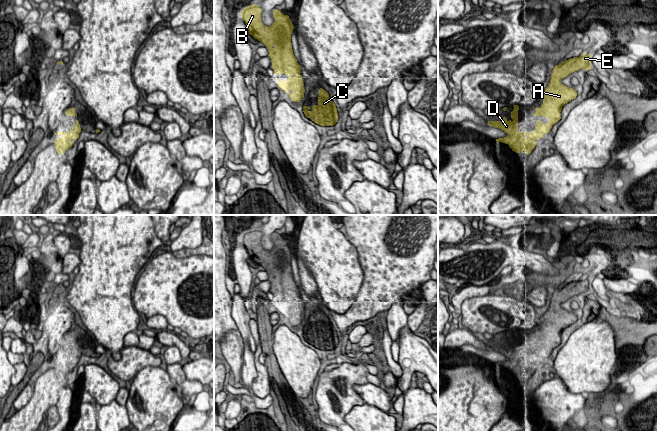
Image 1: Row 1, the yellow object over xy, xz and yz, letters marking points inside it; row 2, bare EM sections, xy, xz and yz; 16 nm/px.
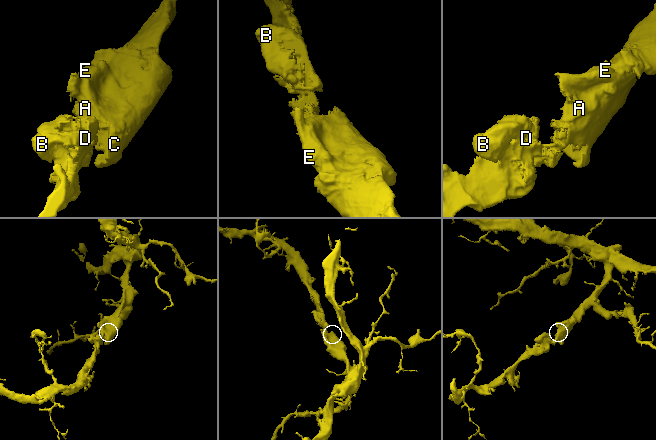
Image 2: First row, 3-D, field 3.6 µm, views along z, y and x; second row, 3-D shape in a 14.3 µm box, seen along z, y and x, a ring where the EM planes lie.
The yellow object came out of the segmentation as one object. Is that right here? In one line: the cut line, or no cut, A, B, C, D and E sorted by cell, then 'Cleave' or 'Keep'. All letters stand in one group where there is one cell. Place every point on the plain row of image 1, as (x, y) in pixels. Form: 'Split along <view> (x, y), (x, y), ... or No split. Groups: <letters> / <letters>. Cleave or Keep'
No split. Groups: A B C D E. Keep

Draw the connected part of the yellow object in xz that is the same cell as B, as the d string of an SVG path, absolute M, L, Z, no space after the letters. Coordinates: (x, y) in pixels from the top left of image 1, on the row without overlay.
M253 228L244 232L241 236L249 258L262 266L268 273L274 298L286 298L288 303L284 306L278 304L278 311L284 314L293 326L300 326L304 321L305 313L301 297L292 273L291 258L294 250L288 239L275 233L273 241L275 245L271 250L265 250L261 244L262 233Z

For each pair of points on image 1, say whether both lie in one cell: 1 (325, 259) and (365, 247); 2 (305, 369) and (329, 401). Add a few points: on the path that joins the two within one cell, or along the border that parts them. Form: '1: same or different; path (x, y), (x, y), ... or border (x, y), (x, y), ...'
1: different; border (346, 238), (355, 247), (363, 272)
2: different; border (321, 371), (312, 393)

